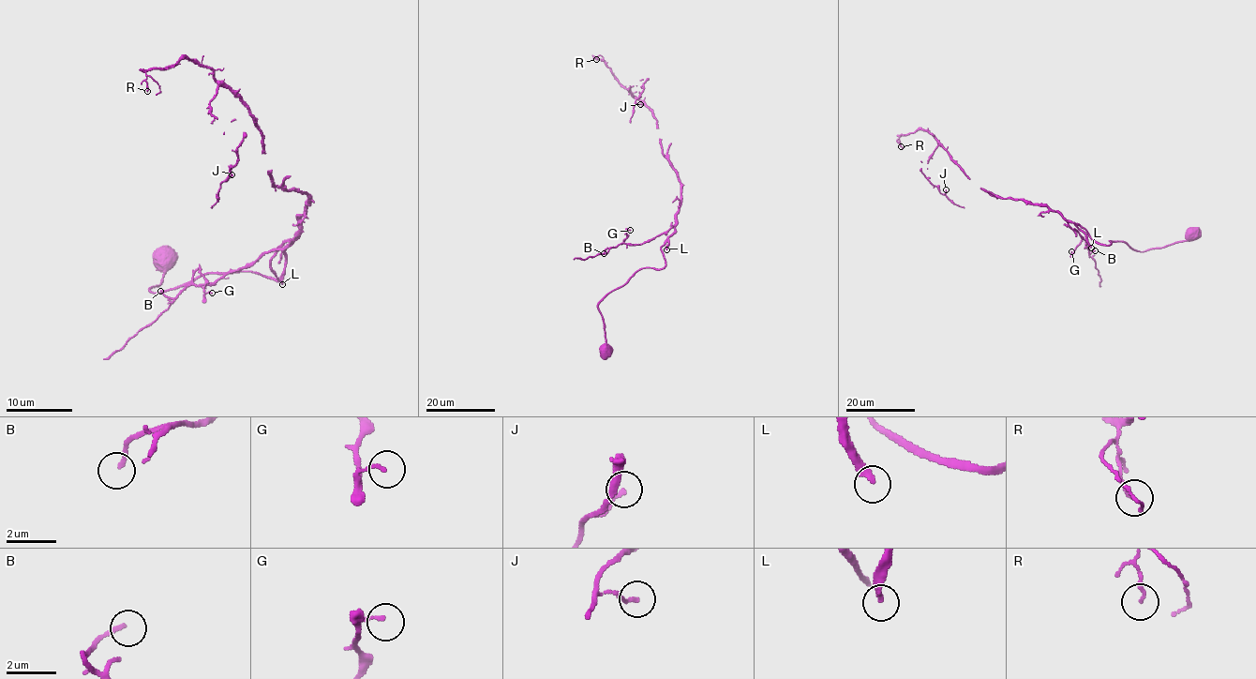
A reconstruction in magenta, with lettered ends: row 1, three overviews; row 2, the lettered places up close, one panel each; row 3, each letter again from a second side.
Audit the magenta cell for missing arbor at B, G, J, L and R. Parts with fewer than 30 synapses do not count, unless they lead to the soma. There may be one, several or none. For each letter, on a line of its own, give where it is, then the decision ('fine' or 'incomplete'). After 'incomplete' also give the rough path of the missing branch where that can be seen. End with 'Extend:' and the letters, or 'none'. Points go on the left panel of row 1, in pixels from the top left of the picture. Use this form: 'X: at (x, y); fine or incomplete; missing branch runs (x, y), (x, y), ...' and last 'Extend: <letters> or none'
B: at (160, 291); fine
G: at (212, 293); fine
J: at (231, 174); fine
L: at (282, 284); incomplete
R: at (147, 91); fine
Extend: L

